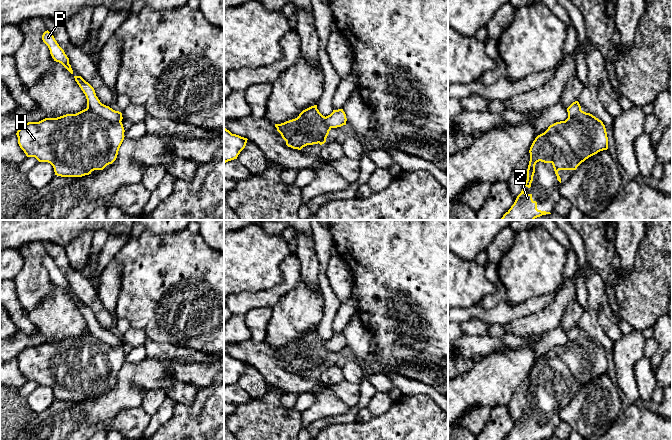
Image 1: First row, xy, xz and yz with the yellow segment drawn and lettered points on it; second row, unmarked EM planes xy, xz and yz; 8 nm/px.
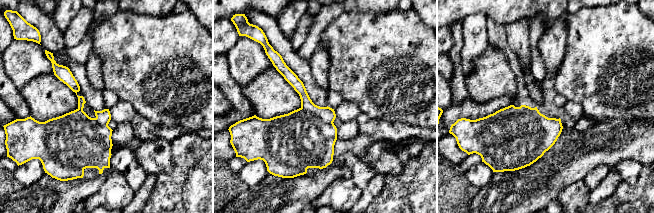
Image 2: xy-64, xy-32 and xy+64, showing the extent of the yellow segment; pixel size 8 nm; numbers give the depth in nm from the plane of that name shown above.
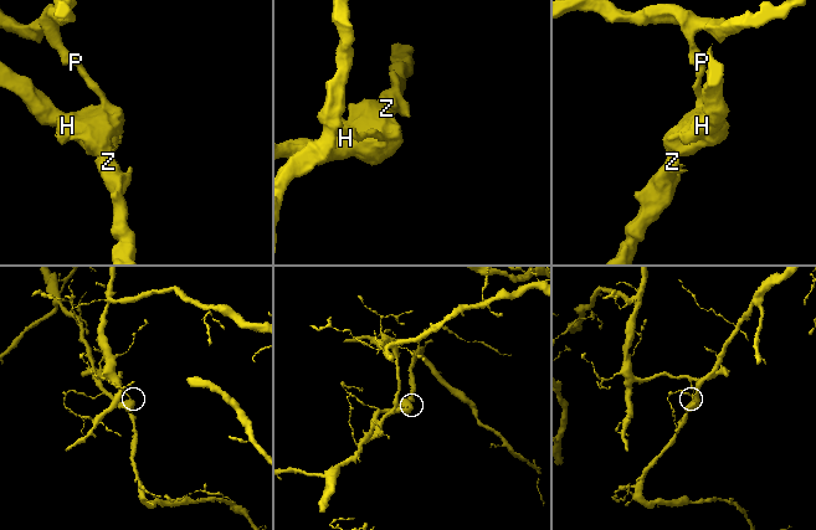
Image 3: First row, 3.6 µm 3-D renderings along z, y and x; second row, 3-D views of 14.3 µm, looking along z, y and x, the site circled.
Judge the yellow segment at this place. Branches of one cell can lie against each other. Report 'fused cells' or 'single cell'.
fused cells

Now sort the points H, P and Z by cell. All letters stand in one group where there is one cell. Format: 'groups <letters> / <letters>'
groups H Z / P

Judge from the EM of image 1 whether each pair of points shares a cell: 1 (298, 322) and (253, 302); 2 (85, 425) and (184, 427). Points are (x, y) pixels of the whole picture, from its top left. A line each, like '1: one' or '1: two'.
1: two
2: two

